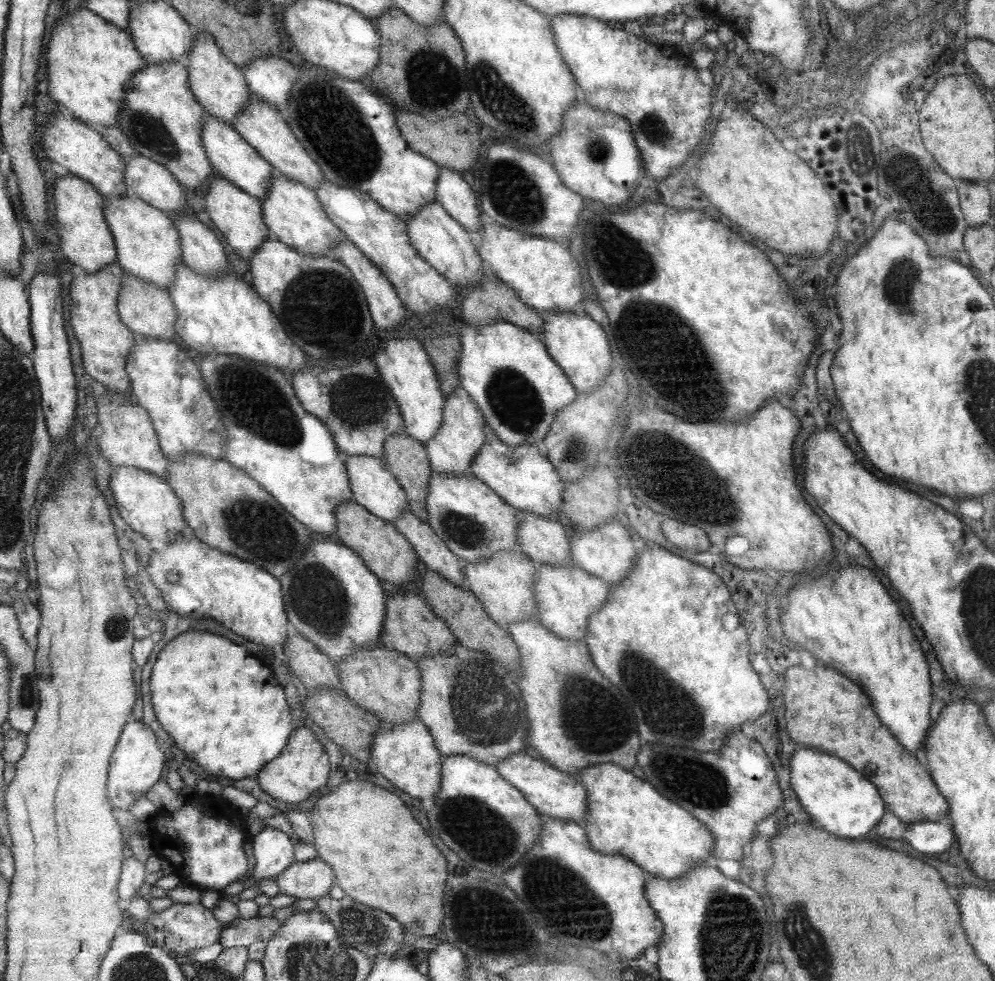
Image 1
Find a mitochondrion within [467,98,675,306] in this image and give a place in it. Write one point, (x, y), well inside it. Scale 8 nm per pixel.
(513, 196)

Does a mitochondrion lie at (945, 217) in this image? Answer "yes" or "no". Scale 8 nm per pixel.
yes

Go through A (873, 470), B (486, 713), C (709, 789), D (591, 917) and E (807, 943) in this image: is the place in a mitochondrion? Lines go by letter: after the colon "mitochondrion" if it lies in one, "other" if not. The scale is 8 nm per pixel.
A: other
B: mitochondrion
C: mitochondrion
D: mitochondrion
E: mitochondrion

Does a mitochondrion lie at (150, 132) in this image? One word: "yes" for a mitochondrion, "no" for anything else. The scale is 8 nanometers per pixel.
yes

